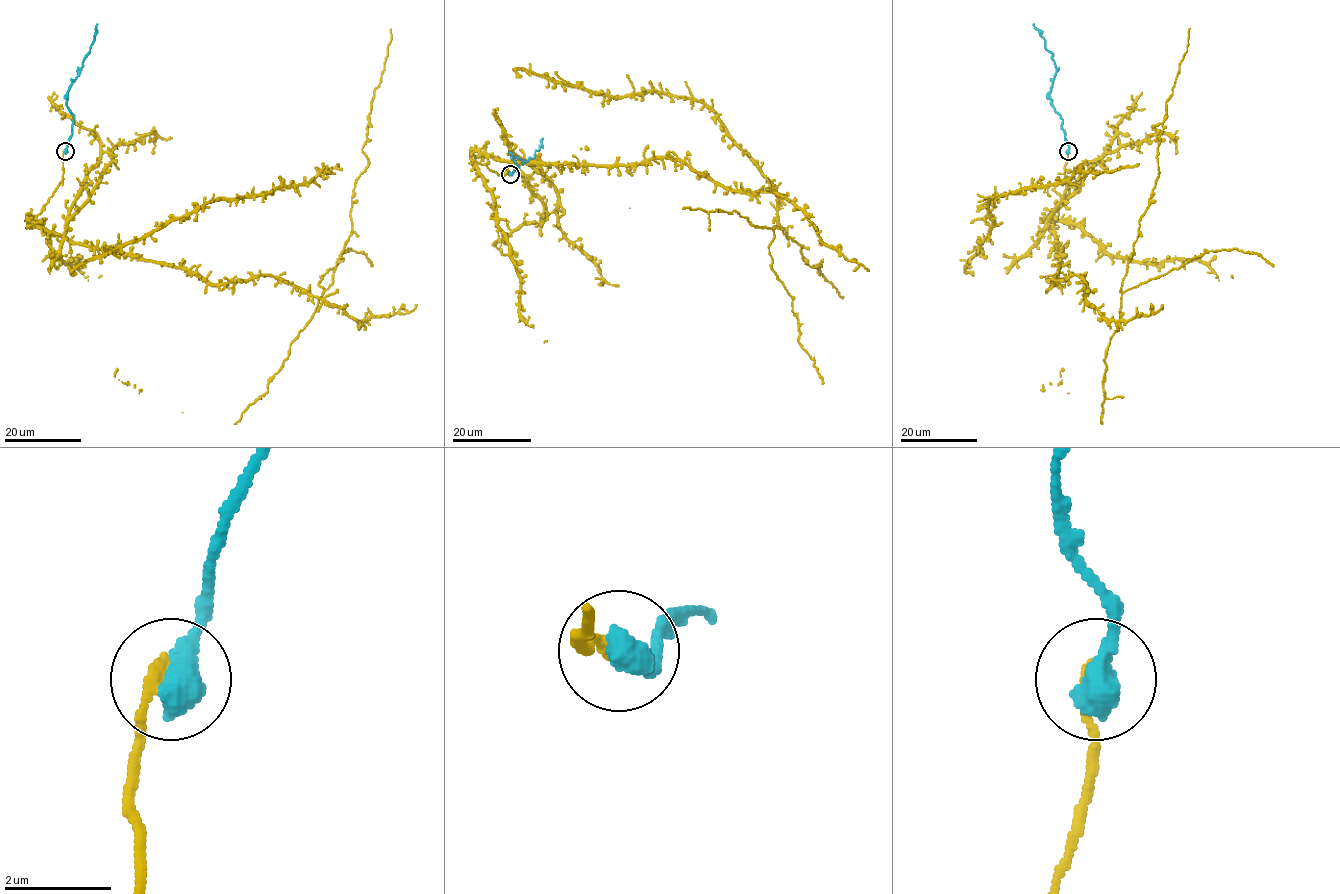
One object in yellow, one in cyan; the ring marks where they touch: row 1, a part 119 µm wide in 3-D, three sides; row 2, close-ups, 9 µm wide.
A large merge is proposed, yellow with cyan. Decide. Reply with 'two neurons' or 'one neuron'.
one neuron

